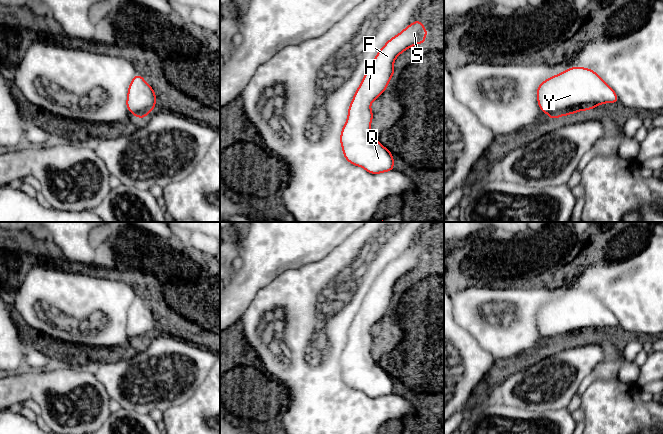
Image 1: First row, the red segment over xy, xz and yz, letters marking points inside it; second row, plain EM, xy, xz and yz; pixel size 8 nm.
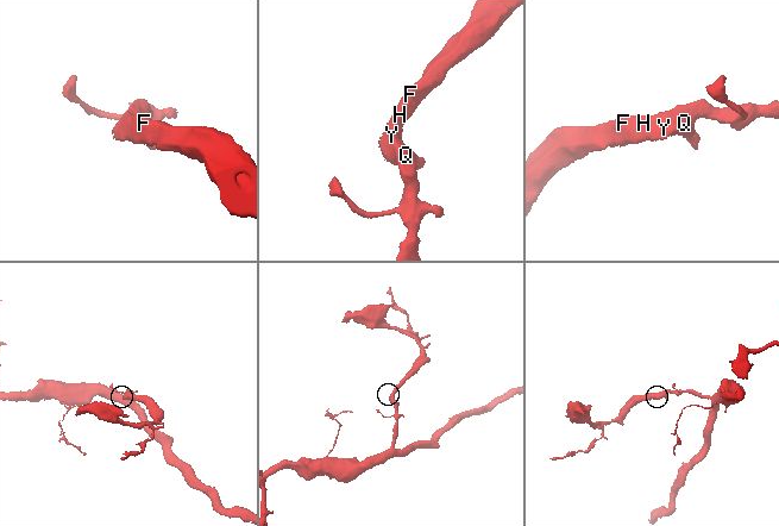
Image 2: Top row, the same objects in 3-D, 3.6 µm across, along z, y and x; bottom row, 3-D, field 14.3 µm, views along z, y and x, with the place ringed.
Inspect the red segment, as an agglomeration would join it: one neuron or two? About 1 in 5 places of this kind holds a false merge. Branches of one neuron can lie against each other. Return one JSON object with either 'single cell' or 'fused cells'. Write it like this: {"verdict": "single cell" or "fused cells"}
{"verdict": "single cell"}

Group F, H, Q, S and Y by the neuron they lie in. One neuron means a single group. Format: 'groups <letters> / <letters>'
groups F H Q S Y

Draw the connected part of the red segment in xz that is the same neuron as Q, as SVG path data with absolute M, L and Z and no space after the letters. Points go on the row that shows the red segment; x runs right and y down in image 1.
M416 20L389 39L370 63L348 108L347 120L340 134L345 159L370 174L394 170L394 157L371 132L373 112L371 103L388 87L396 73L394 61L405 50L422 44L428 30Z

